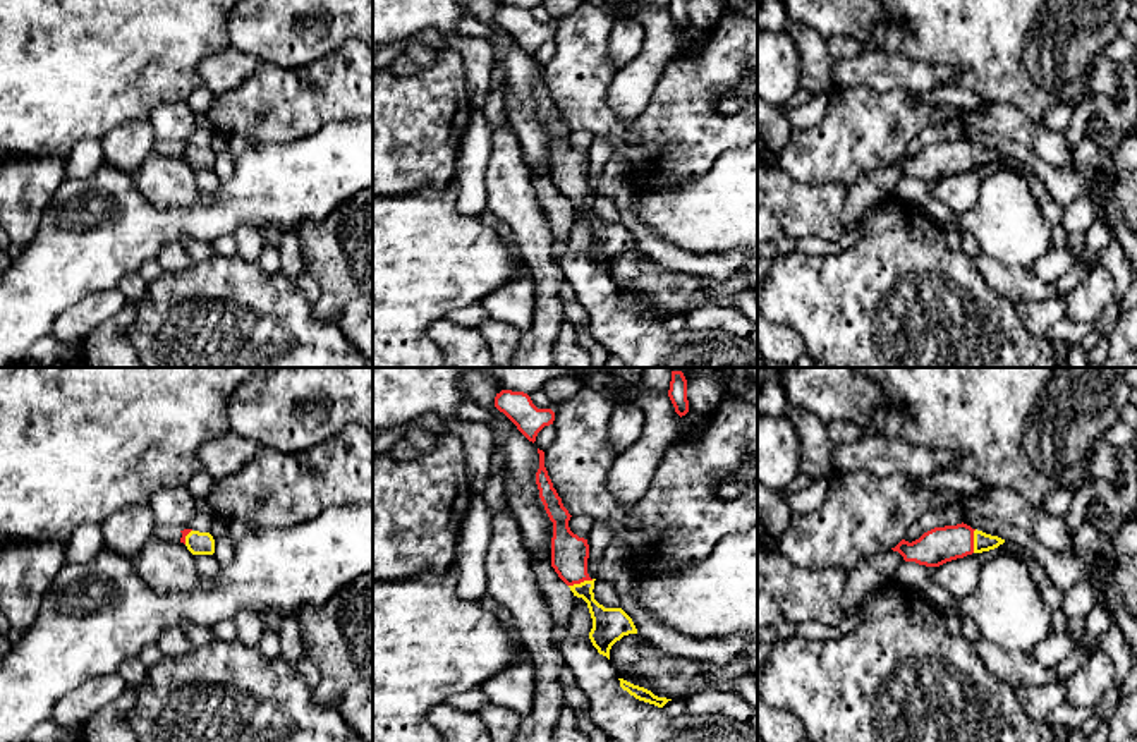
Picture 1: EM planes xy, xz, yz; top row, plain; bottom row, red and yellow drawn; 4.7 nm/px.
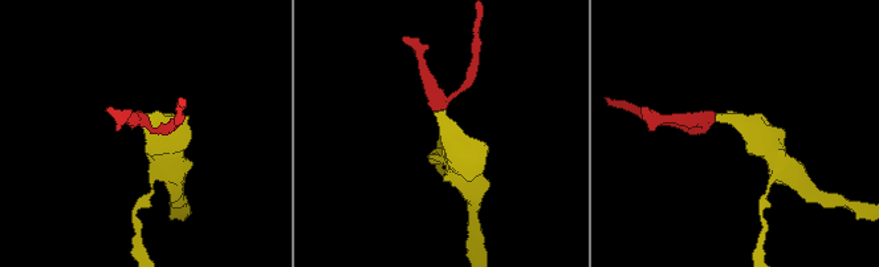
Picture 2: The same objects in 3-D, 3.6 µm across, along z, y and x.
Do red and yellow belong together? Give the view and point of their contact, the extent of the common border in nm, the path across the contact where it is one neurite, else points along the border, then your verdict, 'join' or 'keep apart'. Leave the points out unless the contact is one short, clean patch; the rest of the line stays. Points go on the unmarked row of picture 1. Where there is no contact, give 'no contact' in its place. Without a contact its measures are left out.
xz (581, 196) | 120 nm | across xz (569, 169), (572, 186), (581, 196), (591, 218), (608, 239) | join

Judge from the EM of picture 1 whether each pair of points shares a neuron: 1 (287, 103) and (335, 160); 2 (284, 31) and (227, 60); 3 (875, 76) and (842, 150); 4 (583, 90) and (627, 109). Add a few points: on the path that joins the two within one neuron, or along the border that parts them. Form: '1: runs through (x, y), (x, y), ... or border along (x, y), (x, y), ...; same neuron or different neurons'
1: border along (351, 119), (334, 119), (304, 138), (273, 145); different neurons
2: border along (232, 45), (260, 60); different neurons
3: border along (833, 85), (909, 93); different neurons
4: border along (615, 69), (608, 105), (629, 122); different neurons

